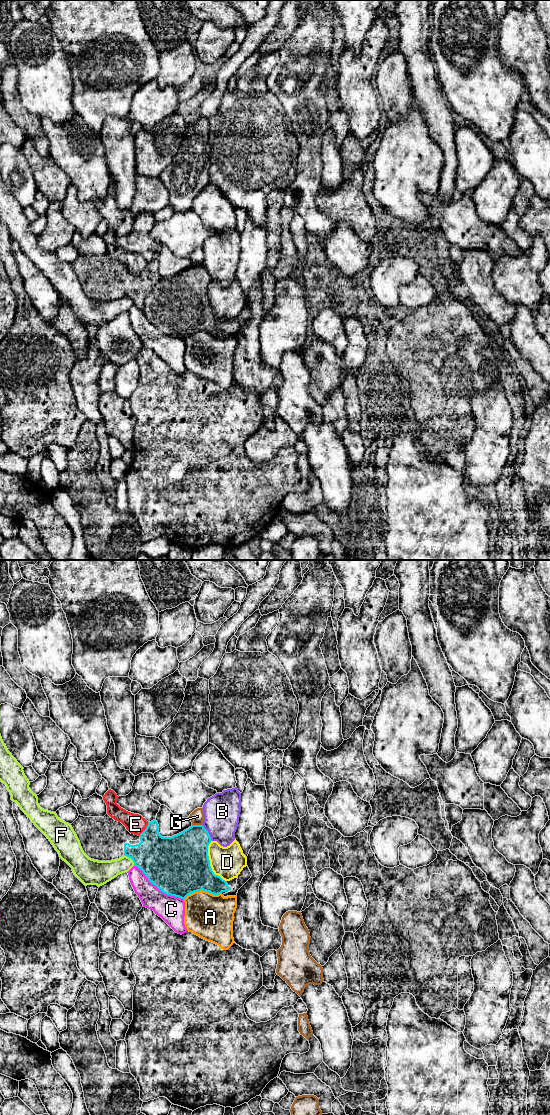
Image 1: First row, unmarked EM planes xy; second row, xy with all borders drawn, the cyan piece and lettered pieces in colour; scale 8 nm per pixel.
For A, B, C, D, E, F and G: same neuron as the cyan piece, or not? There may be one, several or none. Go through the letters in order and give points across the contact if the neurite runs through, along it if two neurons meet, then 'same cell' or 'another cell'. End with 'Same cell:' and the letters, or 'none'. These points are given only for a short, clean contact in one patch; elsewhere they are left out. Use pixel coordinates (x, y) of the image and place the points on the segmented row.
A: another cell
B: border xy (202, 825), (212, 840); another cell
C: another cell
D: another cell
E: another cell
F: another cell
G: another cell
Same cell: none

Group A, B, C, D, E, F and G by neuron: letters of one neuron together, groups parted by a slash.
A / B / C / D / E / F / G

